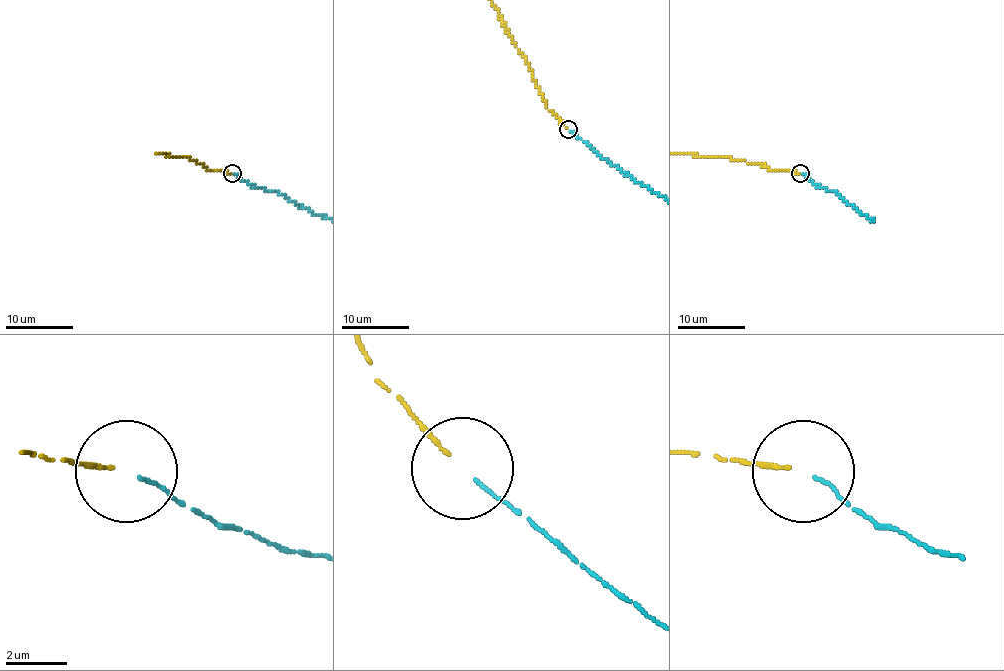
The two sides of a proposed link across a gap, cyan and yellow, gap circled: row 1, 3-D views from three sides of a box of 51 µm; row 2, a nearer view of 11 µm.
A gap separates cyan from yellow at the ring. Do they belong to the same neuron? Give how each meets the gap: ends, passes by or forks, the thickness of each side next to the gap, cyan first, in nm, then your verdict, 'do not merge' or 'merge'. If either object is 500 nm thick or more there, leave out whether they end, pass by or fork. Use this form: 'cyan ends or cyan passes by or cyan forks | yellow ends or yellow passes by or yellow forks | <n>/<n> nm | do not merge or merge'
cyan ends | yellow ends | 90/100 nm | merge

